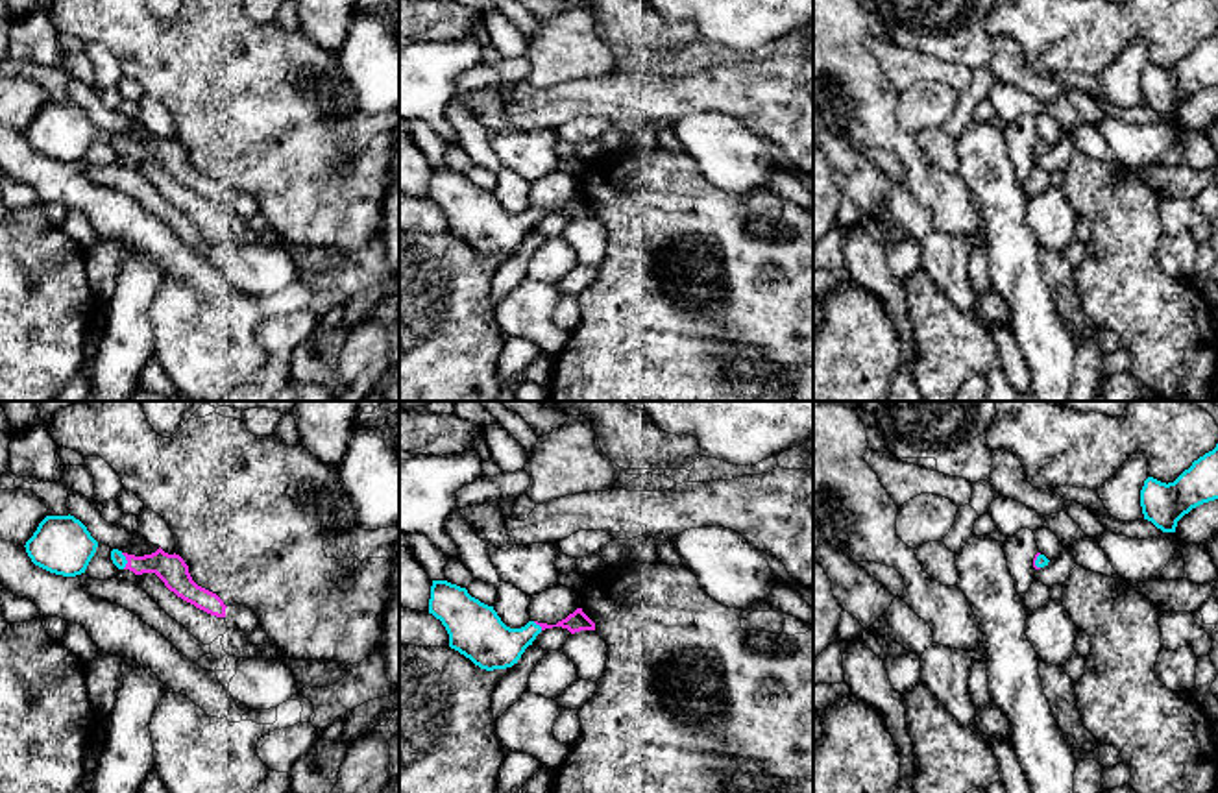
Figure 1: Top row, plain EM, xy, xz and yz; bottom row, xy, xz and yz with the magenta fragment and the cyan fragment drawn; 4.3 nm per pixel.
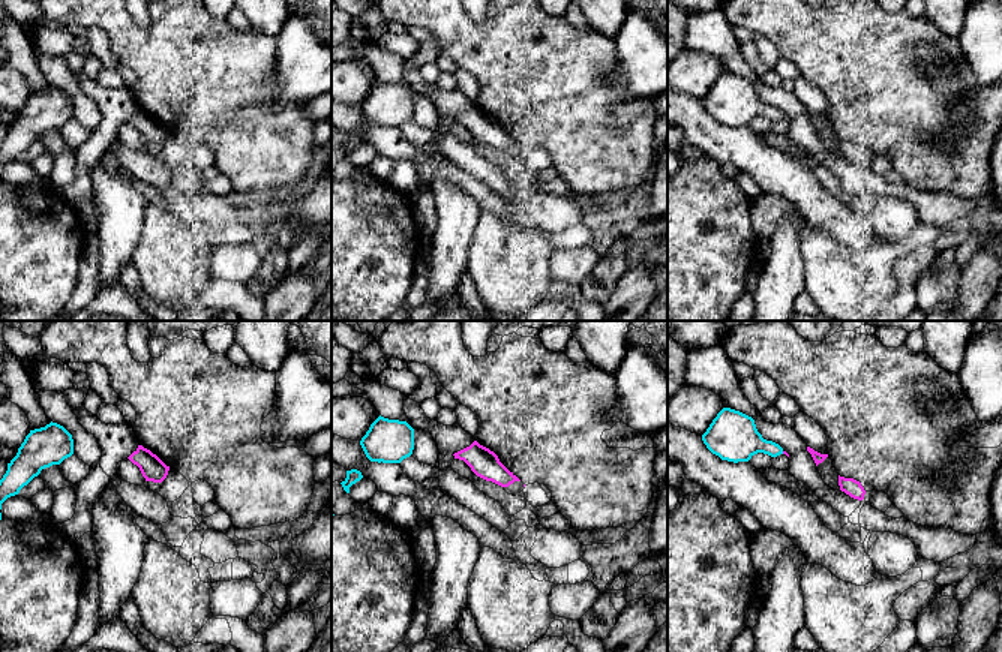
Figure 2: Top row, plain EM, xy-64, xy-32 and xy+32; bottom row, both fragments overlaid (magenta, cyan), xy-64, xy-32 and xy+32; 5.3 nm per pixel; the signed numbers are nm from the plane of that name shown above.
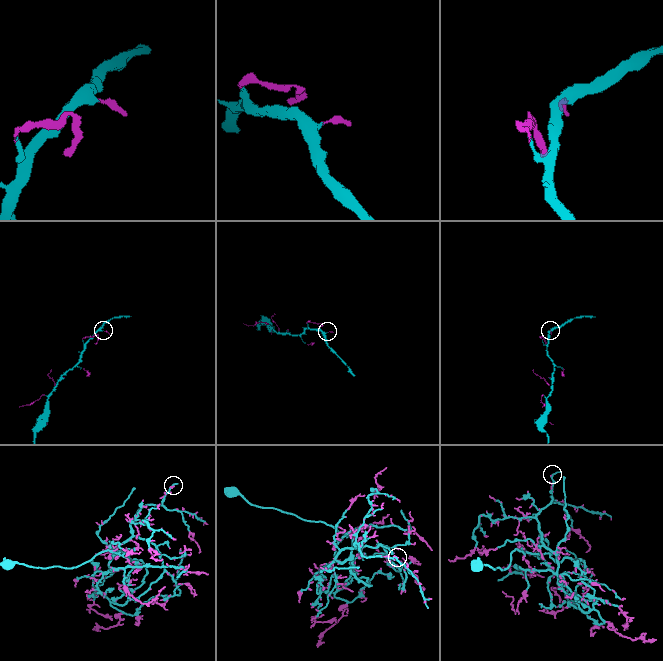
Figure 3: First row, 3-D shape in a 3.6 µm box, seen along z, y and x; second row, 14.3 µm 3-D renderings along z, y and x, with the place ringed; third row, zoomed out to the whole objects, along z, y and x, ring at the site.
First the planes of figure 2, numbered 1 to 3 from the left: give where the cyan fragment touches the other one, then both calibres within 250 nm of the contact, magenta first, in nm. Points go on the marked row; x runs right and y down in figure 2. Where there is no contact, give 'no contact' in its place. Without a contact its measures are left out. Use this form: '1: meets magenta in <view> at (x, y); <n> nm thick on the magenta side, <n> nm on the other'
1: no contact
2: no contact
3: no contact

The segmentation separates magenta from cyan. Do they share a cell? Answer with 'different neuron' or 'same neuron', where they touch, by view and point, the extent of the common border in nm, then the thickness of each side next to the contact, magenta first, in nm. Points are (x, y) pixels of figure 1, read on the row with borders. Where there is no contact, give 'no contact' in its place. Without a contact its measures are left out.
same neuron | xy (126, 559) | 70 nm | 130/60 nm

